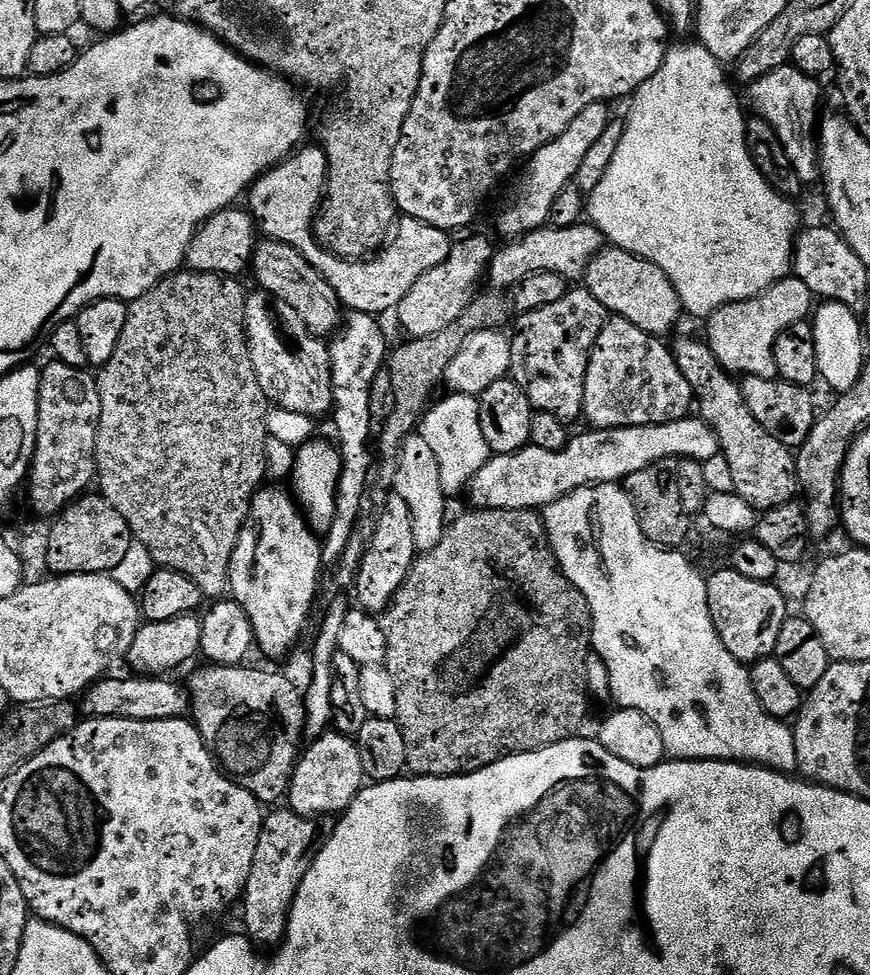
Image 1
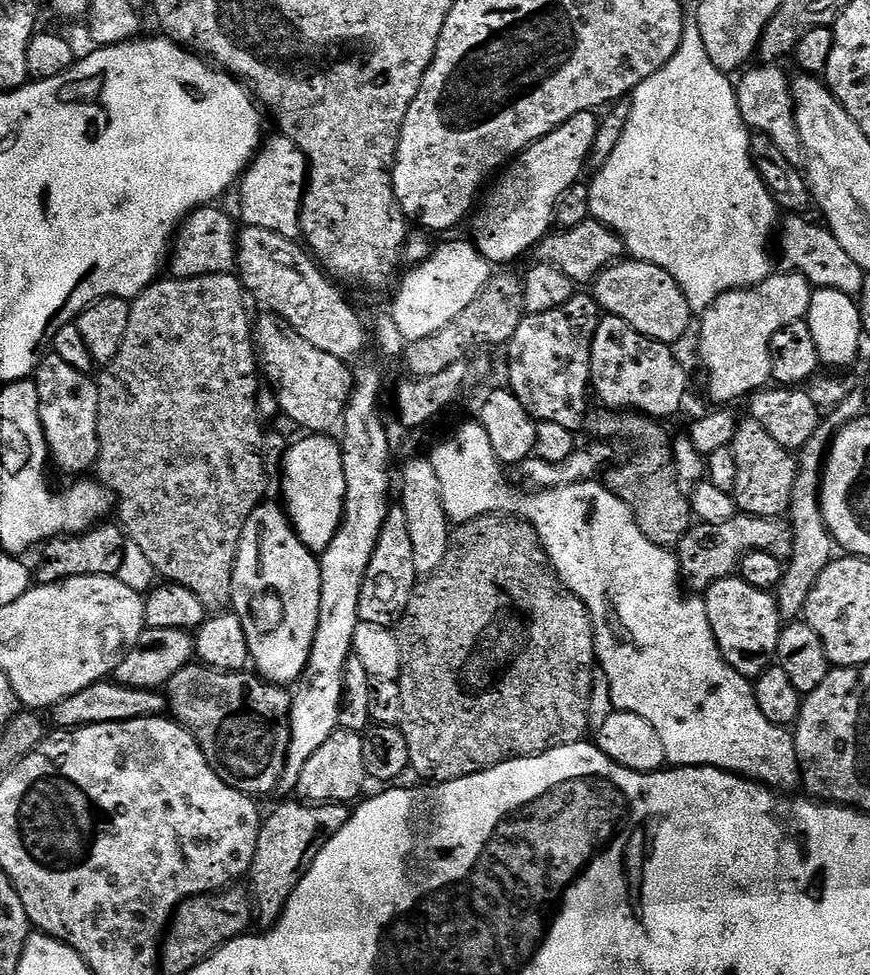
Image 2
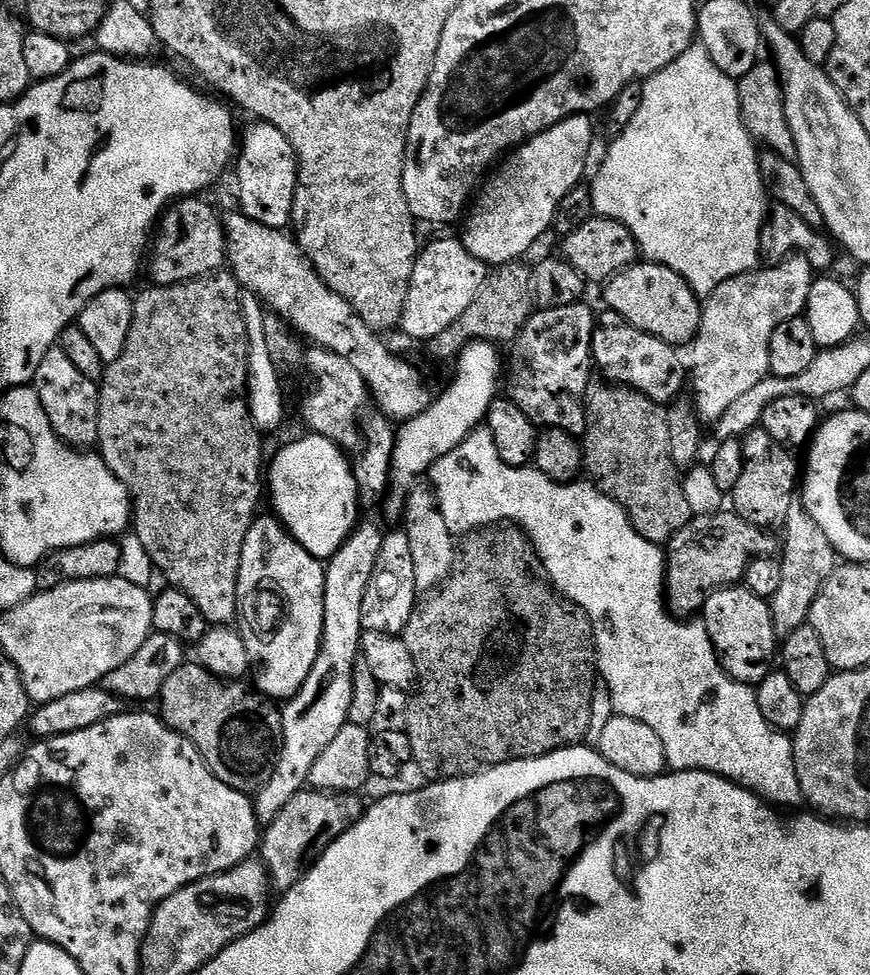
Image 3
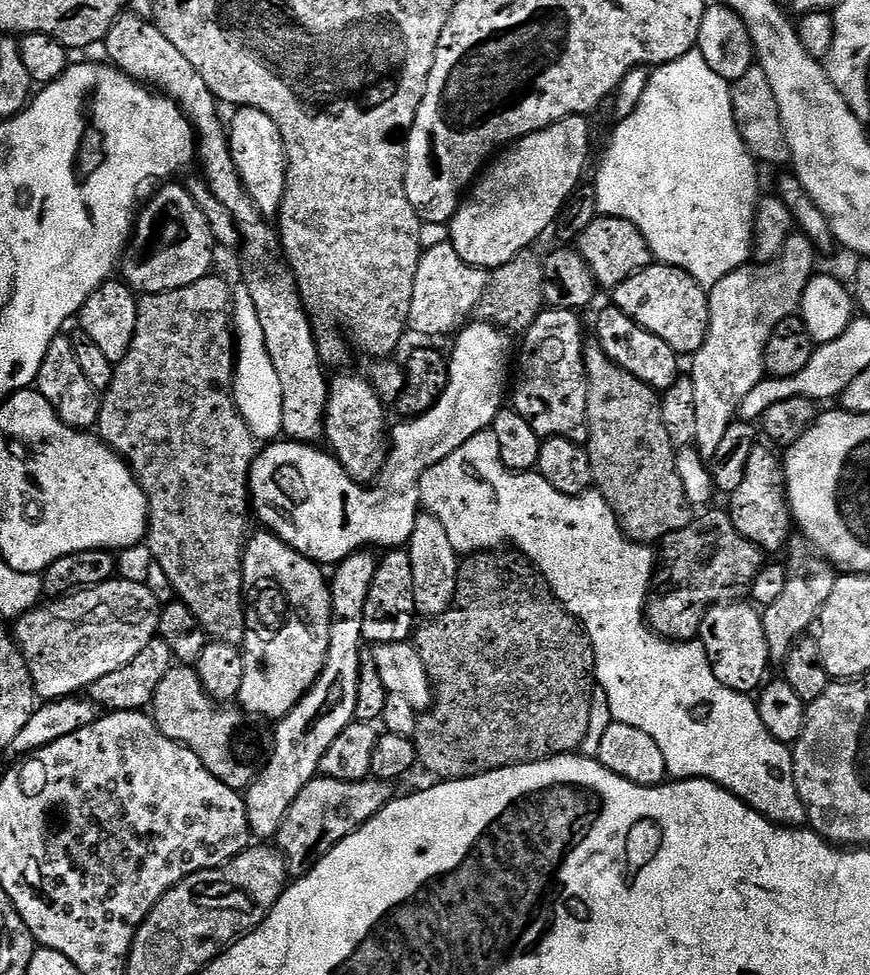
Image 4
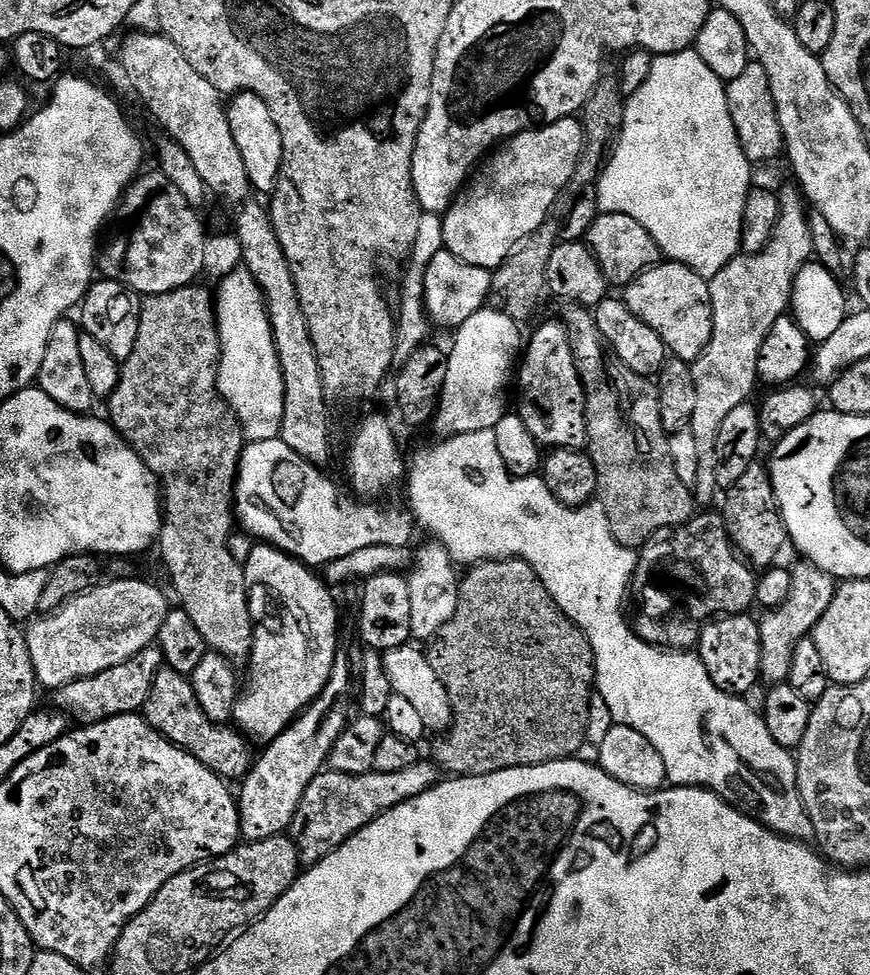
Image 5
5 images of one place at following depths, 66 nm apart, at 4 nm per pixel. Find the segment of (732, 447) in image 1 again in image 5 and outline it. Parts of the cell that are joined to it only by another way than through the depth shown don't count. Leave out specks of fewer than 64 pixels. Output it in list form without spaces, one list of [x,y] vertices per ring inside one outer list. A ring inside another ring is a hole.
[[[754,462],[746,469],[746,474],[742,474],[742,478],[738,478],[738,482],[734,482],[732,488],[727,489],[724,500],[724,508],[722,507],[722,515],[724,518],[724,529],[728,532],[728,537],[732,540],[732,545],[736,547],[736,551],[752,565],[756,570],[767,570],[777,563],[776,560],[780,556],[780,548],[788,548],[790,541],[788,539],[788,531],[784,525],[784,519],[780,516],[780,510],[776,507],[776,495],[772,489],[772,475],[768,473],[768,464],[762,462]]]

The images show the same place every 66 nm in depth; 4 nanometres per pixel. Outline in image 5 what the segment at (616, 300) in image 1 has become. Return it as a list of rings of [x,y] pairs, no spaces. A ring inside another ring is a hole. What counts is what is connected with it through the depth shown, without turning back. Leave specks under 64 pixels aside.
[[[661,262],[648,268],[622,289],[624,305],[642,318],[677,360],[695,362],[705,352],[713,336],[713,306],[708,280],[687,268],[685,264]]]

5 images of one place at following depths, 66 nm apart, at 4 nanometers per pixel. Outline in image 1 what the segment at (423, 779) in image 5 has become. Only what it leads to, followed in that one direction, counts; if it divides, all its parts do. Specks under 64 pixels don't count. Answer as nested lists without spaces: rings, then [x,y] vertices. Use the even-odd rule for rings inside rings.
[[[287,806],[277,807],[265,815],[262,834],[258,834],[258,850],[254,850],[254,866],[250,866],[250,878],[246,878],[242,897],[243,931],[257,949],[275,950],[284,943],[294,898],[324,841],[332,837],[333,827],[331,816],[303,816]]]

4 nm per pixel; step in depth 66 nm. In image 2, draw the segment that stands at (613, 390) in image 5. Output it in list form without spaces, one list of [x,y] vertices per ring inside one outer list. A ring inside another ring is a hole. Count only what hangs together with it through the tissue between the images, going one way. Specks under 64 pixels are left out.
[[[592,410],[588,413],[587,423],[590,428],[592,424],[592,432],[596,435],[593,437],[604,442],[633,440],[634,443],[641,444],[637,456],[630,457],[625,464],[620,464],[617,468],[609,467],[603,473],[604,487],[609,488],[618,498],[622,498],[626,506],[630,506],[642,534],[646,534],[650,542],[665,546],[679,545],[680,539],[694,527],[694,517],[689,497],[684,496],[682,490],[678,490],[678,478],[669,447],[670,436],[664,433],[664,428],[660,425],[663,423],[631,410],[599,411]]]

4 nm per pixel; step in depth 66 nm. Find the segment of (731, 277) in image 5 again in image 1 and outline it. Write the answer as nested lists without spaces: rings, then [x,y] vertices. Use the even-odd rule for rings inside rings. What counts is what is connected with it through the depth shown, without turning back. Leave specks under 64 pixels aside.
[[[785,278],[770,286],[761,296],[728,304],[707,317],[706,343],[724,369],[737,377],[757,376],[774,380],[777,379],[774,342],[778,342],[778,334],[782,334],[786,326],[794,326],[794,322],[808,320],[813,308],[810,286],[795,278]]]

